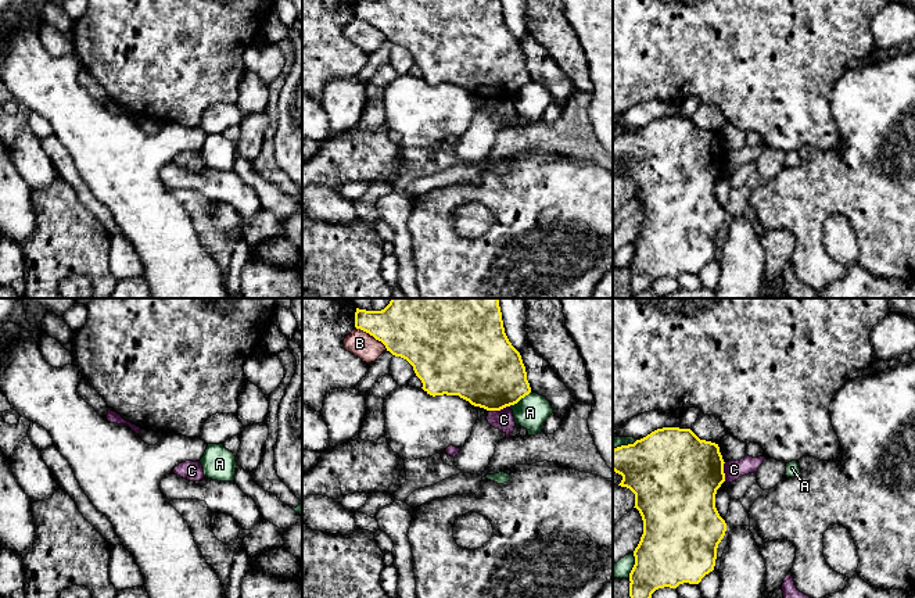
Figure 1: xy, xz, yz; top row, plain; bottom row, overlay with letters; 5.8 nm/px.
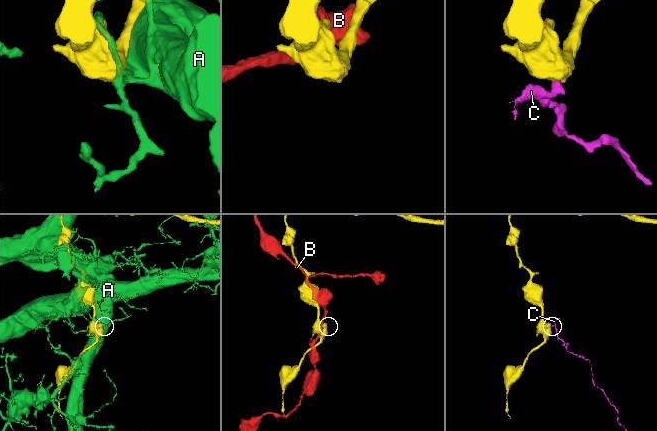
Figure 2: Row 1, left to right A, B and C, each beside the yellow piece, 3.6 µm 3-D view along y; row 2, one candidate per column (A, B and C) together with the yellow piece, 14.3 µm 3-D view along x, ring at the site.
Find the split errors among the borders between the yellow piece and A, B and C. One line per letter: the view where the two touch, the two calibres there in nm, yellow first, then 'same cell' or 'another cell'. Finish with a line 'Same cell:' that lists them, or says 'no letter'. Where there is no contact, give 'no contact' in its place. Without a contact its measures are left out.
A: xz | 420/190 nm | another cell
B: xz | 380/150 nm | another cell
C: xz | 420/120 nm | another cell
Same cell: no letter

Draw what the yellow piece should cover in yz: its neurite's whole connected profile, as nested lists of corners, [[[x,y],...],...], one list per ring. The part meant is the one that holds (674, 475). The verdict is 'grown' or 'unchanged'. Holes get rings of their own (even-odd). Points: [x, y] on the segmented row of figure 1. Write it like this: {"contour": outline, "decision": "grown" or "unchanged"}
{"contour": [[[663,427],[652,432],[646,437],[636,440],[634,444],[621,445],[613,450],[613,470],[622,476],[618,486],[629,488],[635,494],[635,506],[643,520],[643,534],[638,547],[634,551],[635,565],[629,573],[629,597],[631,598],[652,598],[652,594],[664,587],[677,588],[679,584],[699,584],[702,579],[714,570],[717,559],[717,548],[726,531],[726,523],[720,516],[715,508],[715,494],[725,481],[724,459],[720,447],[715,443],[700,440],[690,429]]], "decision": "unchanged"}

